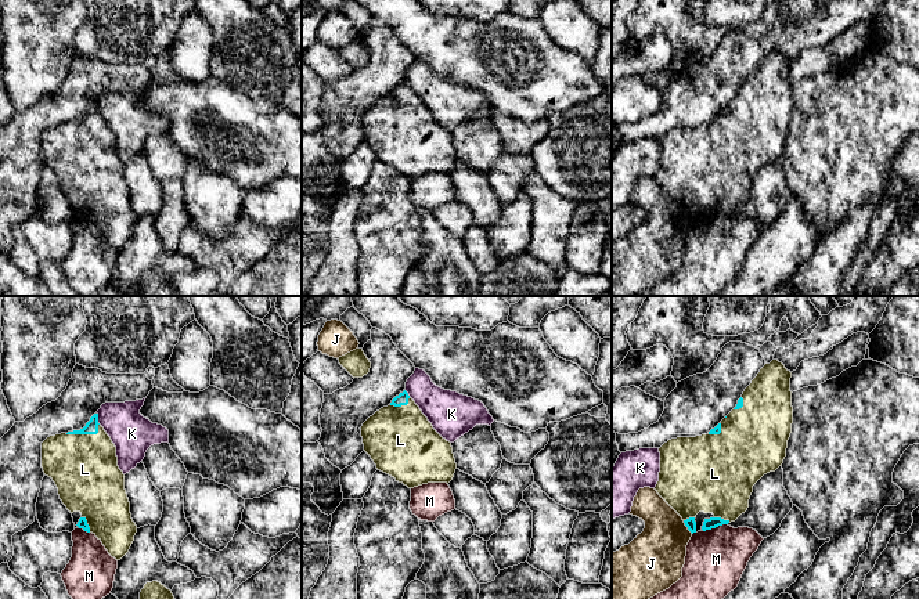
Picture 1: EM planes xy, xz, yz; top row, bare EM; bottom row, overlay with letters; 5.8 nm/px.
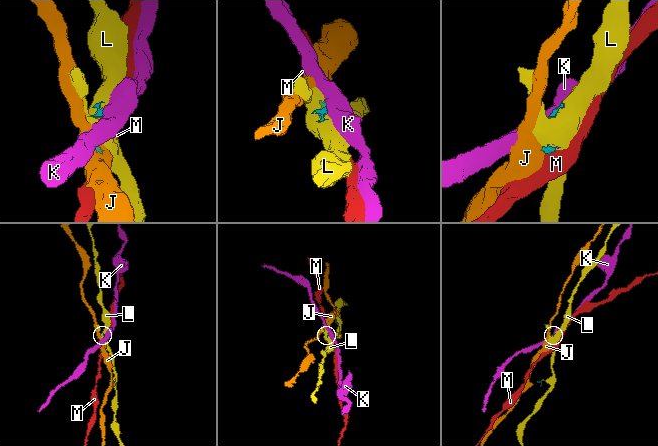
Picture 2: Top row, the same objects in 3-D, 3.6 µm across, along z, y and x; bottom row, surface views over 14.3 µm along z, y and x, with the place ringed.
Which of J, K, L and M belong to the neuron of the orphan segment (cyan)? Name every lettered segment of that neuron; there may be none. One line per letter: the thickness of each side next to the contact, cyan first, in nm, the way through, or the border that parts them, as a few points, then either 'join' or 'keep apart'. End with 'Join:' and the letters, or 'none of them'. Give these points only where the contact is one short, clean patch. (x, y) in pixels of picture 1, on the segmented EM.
J: 60 nm thick on the cyan side, 320 nm on the other; border along yz (683, 520), (692, 533); keep apart
K: 80 nm thick on the cyan side, 240 nm on the other; border along xy (97, 412), (100, 424); keep apart
L: 80 nm thick on the cyan side, 380 nm on the other; join
M: 70 nm thick on the cyan side, 360 nm on the other; border along yz (727, 523), (703, 531); keep apart
Join: L

